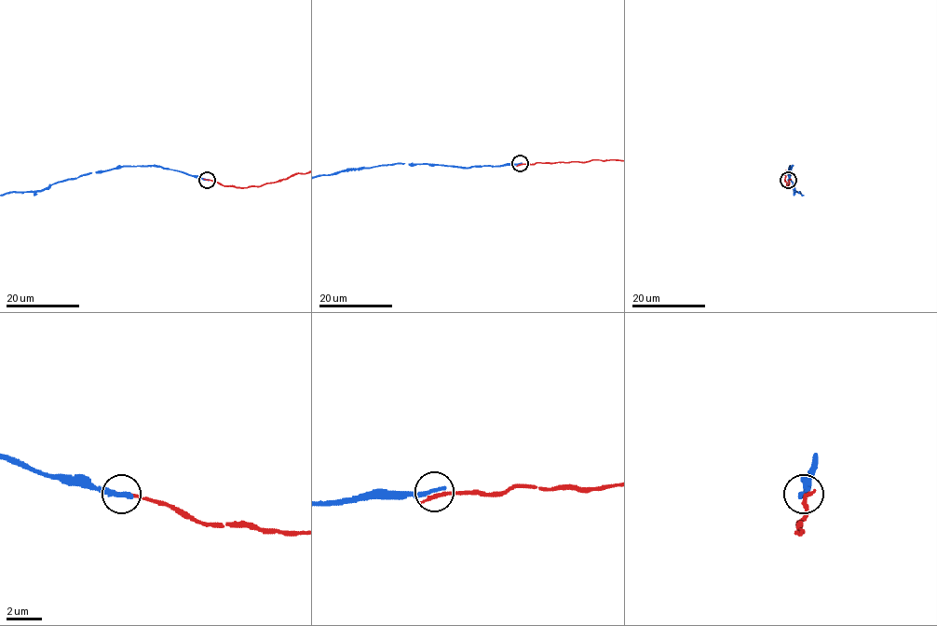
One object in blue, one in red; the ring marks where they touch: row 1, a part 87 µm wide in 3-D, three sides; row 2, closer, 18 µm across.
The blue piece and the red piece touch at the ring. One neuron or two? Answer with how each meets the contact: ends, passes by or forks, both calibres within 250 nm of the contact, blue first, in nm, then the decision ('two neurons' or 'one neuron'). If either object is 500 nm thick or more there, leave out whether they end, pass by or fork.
blue ends; red ends; calibres 320 and 240 nm; two neurons

